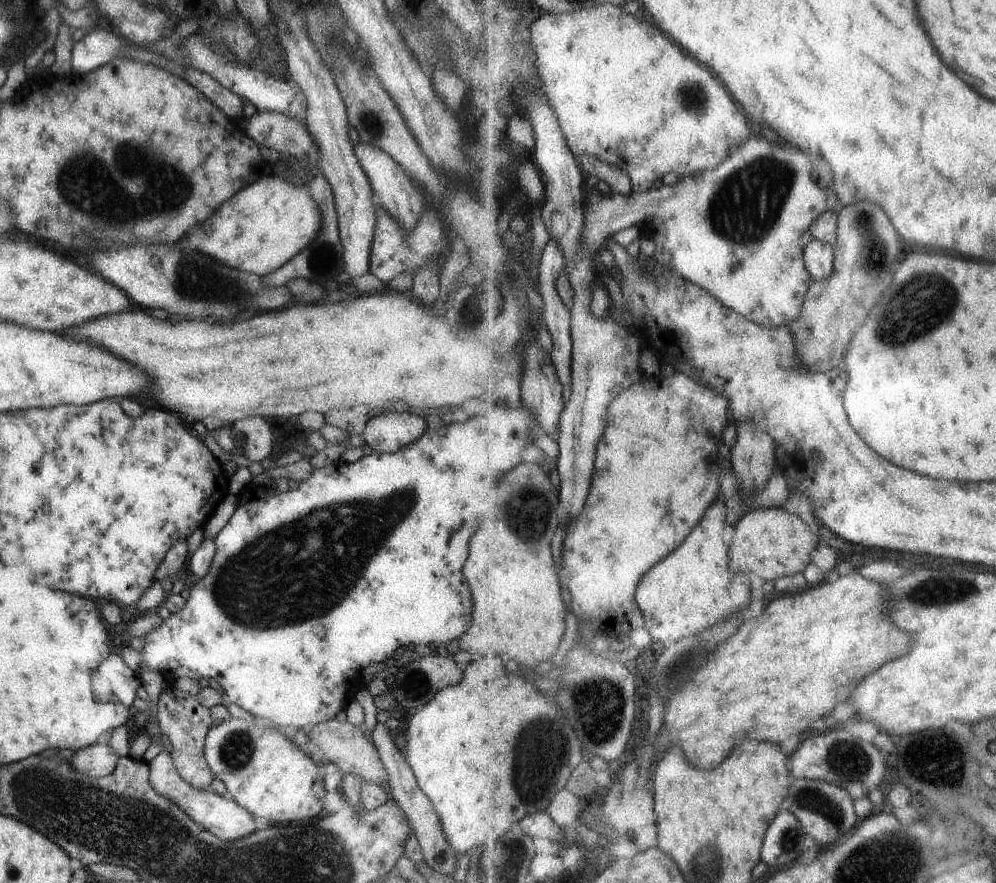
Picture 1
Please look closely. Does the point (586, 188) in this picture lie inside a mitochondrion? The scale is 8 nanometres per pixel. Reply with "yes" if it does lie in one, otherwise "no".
no

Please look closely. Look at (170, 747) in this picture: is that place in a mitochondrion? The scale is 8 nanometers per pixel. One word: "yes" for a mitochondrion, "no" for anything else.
no

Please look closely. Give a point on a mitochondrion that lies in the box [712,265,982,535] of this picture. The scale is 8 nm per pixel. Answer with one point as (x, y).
(915, 321)

